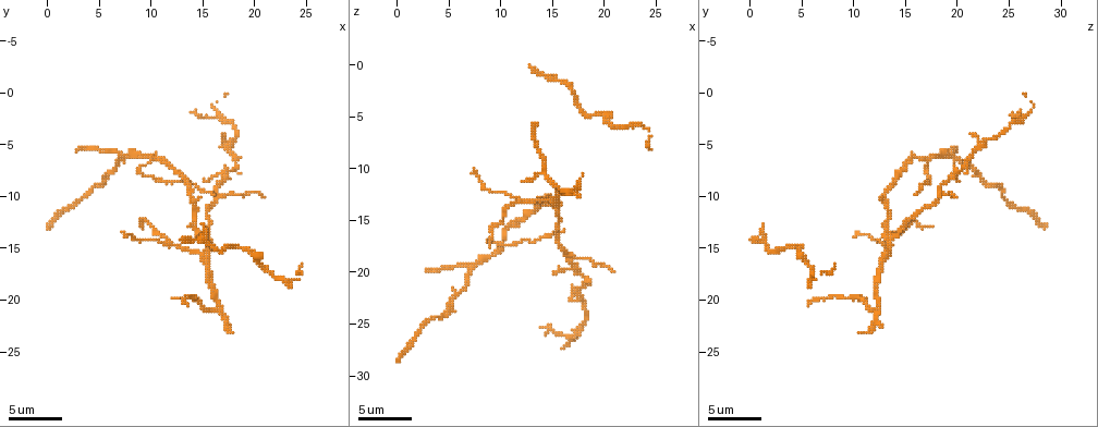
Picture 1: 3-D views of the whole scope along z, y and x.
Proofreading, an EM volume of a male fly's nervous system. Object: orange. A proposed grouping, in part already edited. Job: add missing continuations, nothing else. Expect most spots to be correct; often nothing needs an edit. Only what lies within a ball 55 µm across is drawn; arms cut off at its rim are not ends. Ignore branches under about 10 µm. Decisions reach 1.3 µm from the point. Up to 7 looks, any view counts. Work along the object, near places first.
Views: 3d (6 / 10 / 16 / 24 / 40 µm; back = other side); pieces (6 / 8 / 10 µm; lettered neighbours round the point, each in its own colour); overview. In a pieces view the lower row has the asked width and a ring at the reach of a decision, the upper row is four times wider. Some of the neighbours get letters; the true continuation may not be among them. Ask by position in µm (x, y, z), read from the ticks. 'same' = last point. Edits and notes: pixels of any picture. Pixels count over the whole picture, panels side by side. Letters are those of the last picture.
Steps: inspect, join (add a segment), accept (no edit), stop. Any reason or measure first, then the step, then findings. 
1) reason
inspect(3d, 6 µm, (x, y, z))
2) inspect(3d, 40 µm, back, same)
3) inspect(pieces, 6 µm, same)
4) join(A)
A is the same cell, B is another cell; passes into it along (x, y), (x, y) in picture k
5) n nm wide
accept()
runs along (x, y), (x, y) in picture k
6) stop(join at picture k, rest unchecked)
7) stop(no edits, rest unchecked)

tapers out
inspect(pieces, 10 µm, (2.8, 5.4, 19.8))

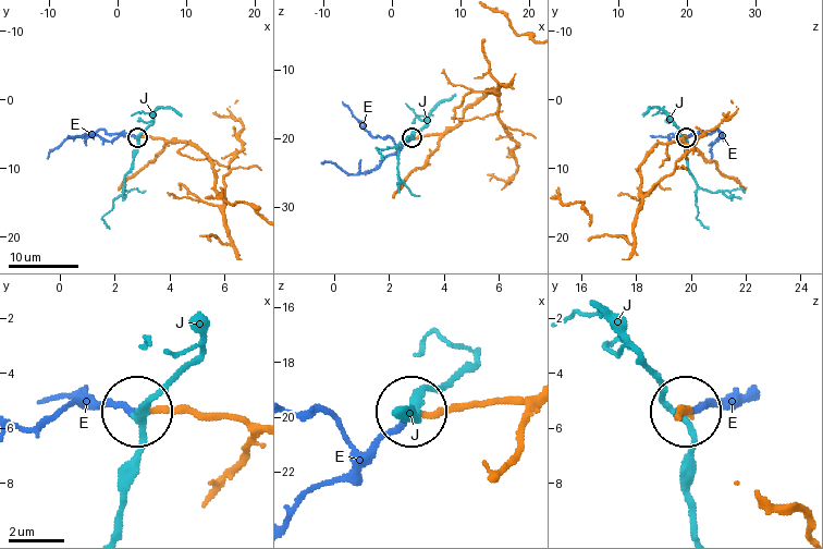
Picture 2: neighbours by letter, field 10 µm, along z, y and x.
180 nm wide
join(E)
E is the same cell, J is another cell; the neuron continues

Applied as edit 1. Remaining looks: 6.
redraw
inspect(overview)

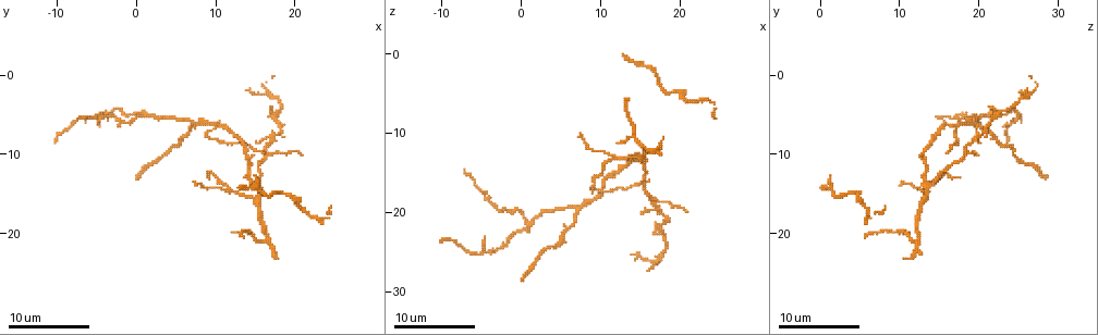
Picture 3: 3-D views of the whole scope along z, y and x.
free end
inspect(pieces, 6 µm, (15.0, 8.5, 20.5))

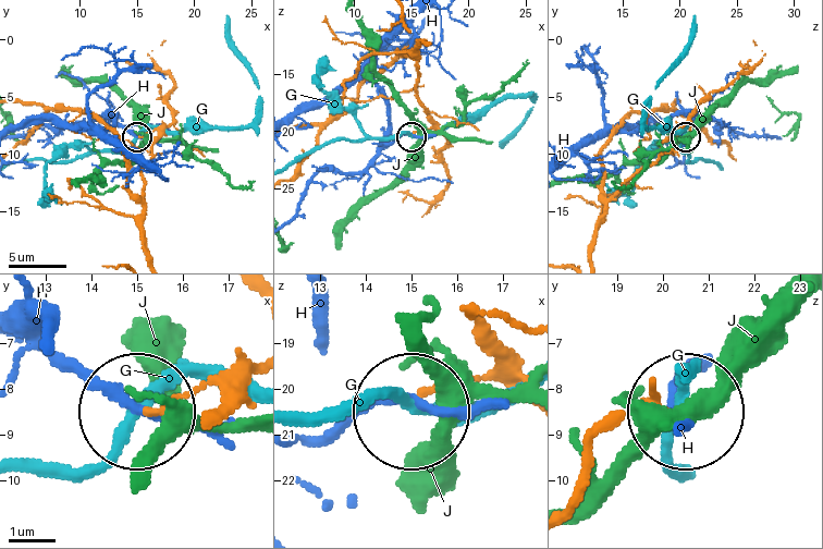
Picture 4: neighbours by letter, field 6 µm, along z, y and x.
130 nm wide
accept()
G, H and J are other cells; runs along (220, 403), (200, 383), (145, 415) in picture 4; none of them fits

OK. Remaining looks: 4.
branch stops here
inspect(pieces, 10 µm, (17.0, 4.0, 21.4))

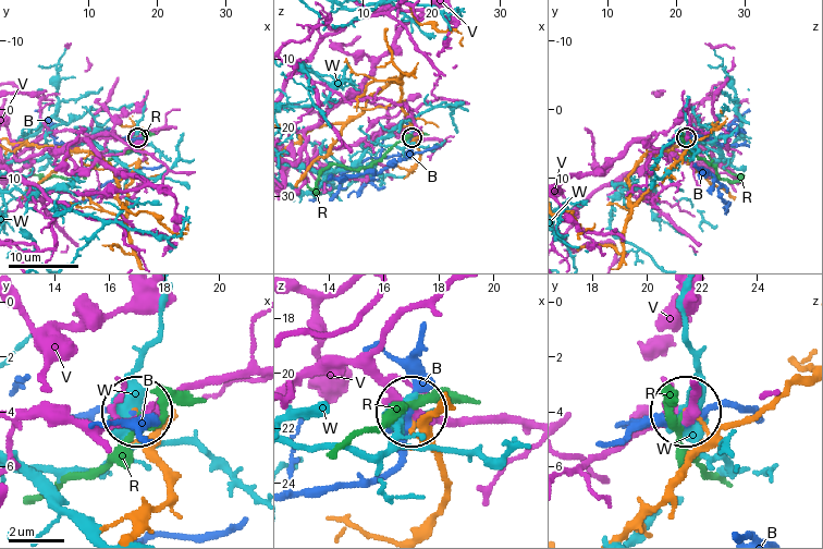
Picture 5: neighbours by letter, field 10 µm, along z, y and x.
150 nm wide
accept()
B, R, V and W are other cells; runs along (626, 223), (631, 207), (679, 159), (689, 144), (687, 137) in picture 5; none of them fits

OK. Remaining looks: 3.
an open end
inspect(pieces, 6 µm, (-7.0, 5.5, 15.0))

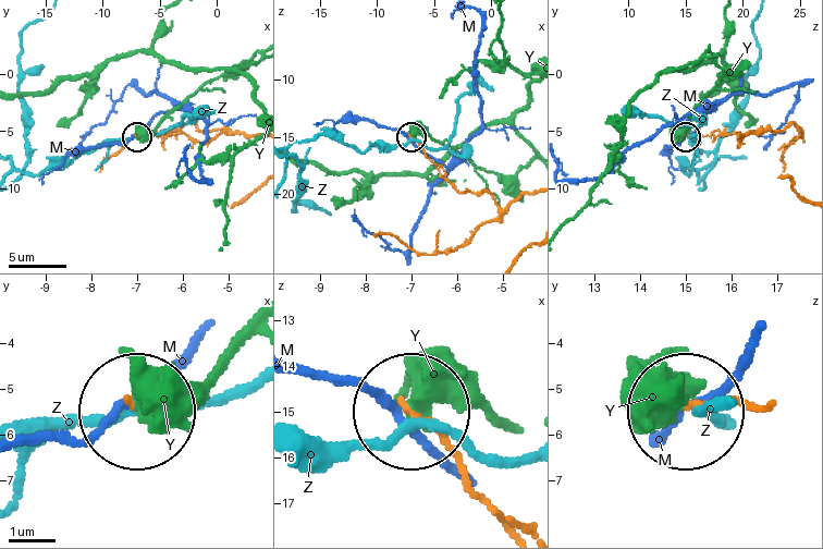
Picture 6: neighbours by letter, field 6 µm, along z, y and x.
accept()
M, Y and Z are other cells; runs along (760, 404), (693, 407) in picture 6; none of them fits

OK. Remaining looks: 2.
stop(join at picture 2, rest unchecked)

